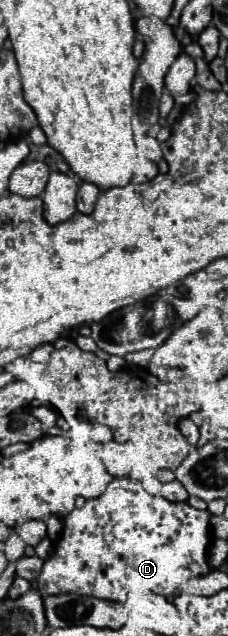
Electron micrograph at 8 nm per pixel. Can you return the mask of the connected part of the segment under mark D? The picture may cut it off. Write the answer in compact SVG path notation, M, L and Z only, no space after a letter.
M129 477L113 479L105 493L97 499L89 499L85 507L73 509L63 523L63 533L55 545L55 551L45 559L43 571L36 579L37 589L43 597L57 593L77 593L85 597L101 597L105 601L125 601L129 591L149 591L157 595L173 595L185 587L185 581L203 577L211 571L207 559L209 511L199 511L189 503L169 503L163 497L149 495L143 485Z

